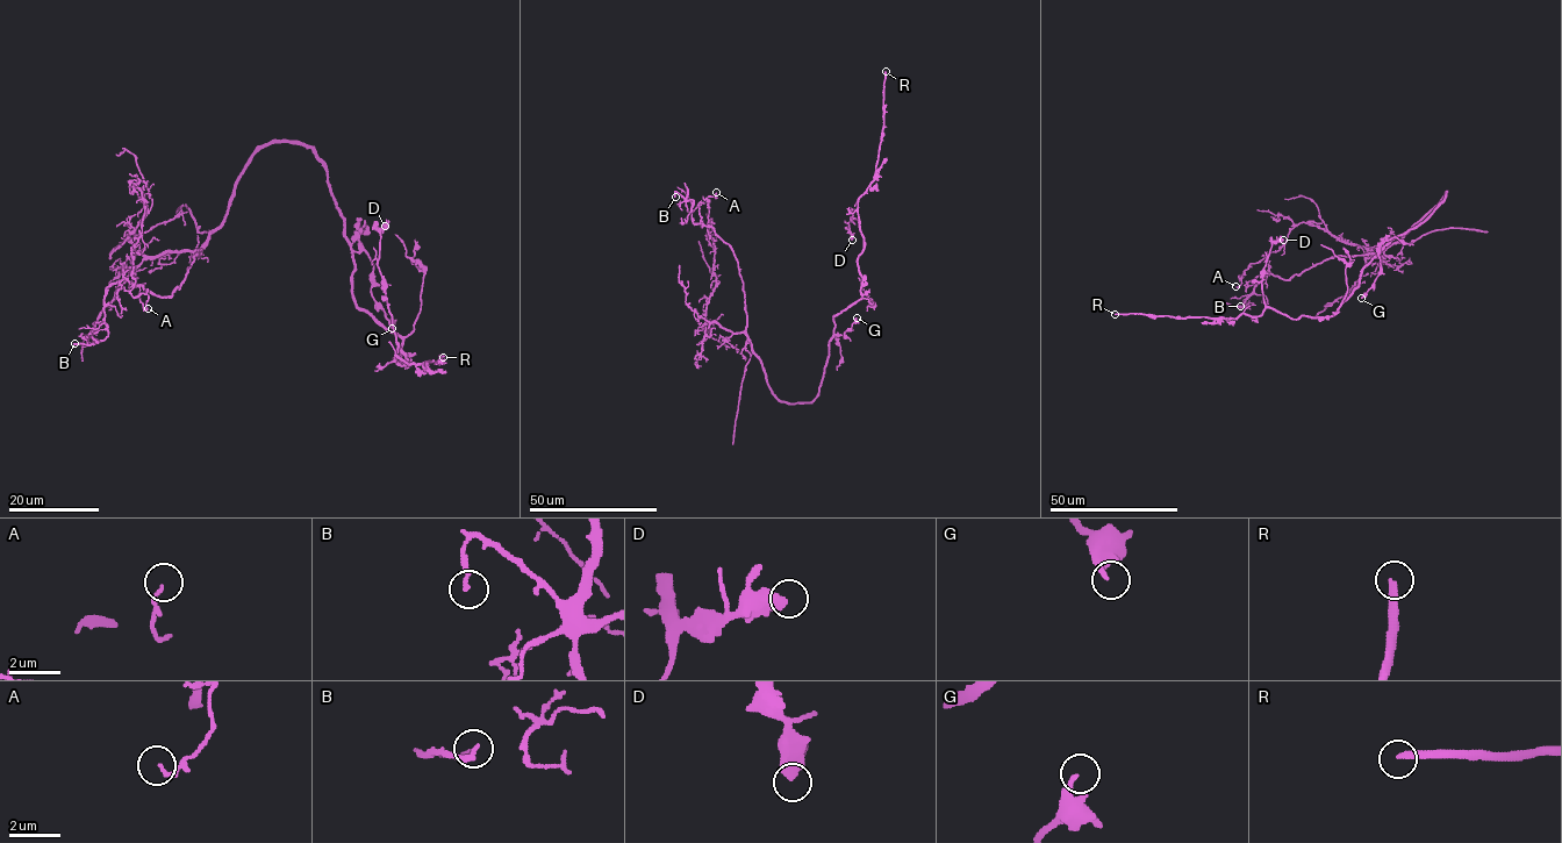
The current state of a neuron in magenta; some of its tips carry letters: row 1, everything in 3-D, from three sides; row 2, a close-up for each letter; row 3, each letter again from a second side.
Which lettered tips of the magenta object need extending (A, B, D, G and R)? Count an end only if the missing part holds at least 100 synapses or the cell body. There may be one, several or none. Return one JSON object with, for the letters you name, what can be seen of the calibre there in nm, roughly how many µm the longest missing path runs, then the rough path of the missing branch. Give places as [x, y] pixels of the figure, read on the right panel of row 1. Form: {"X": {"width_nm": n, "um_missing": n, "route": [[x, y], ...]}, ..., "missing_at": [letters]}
{"R": {"width_nm": 280, "um_missing": 200}, "missing_at": ["R"]}

